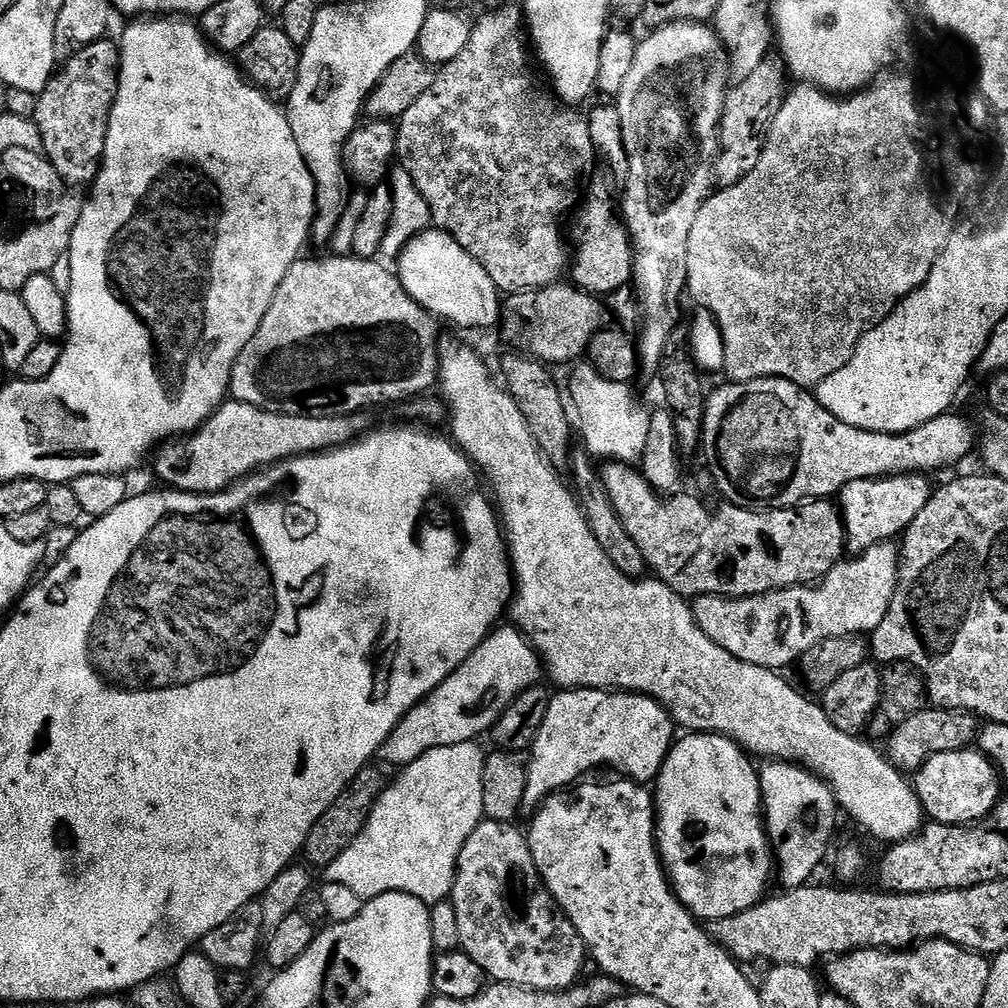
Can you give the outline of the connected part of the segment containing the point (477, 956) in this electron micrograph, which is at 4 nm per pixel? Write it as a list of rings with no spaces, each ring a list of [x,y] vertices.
[[[485,818],[480,821],[479,826],[474,830],[474,834],[470,834],[470,838],[466,838],[466,846],[456,863],[456,881],[452,887],[450,897],[454,910],[458,913],[460,948],[471,960],[478,962],[478,966],[482,966],[485,977],[489,981],[498,984],[517,984],[518,986],[537,988],[538,990],[546,990],[547,992],[559,992],[562,988],[572,987],[573,984],[581,979],[582,973],[580,971],[584,968],[584,956],[586,960],[584,939],[578,934],[578,930],[574,930],[574,922],[570,922],[568,915],[560,909],[560,904],[550,894],[548,887],[544,885],[544,880],[541,878],[540,872],[536,869],[536,863],[528,845],[528,837],[523,831],[519,832],[515,828],[516,826],[512,822]]]

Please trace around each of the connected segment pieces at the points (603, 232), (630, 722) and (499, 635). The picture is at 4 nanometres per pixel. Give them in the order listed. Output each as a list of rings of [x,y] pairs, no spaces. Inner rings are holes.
[[[595,176],[587,181],[588,193],[585,196],[583,193],[582,203],[578,208],[580,217],[572,228],[573,238],[580,243],[580,257],[577,260],[575,257],[570,276],[577,288],[606,298],[614,290],[627,288],[633,283],[632,267],[636,264],[636,258],[625,221],[618,215],[617,205],[616,208],[612,205],[612,196],[608,193],[609,177]]]
[[[570,688],[557,691],[550,702],[550,710],[546,710],[546,722],[542,722],[536,741],[530,749],[524,808],[539,808],[549,796],[555,796],[561,790],[573,787],[587,777],[584,776],[587,772],[592,772],[603,764],[608,768],[617,768],[620,771],[617,773],[637,782],[655,781],[677,736],[678,728],[671,713],[652,696],[602,688]]]
[[[500,626],[489,632],[487,638],[478,646],[478,650],[474,650],[474,654],[470,654],[470,658],[466,658],[466,662],[460,664],[458,670],[454,670],[454,674],[445,678],[421,704],[416,704],[404,715],[388,741],[380,747],[378,756],[379,759],[385,760],[385,765],[412,764],[418,758],[422,758],[422,754],[435,748],[479,741],[479,736],[483,732],[484,735],[491,733],[492,727],[500,721],[500,717],[514,702],[514,698],[518,698],[526,689],[535,688],[541,683],[540,675],[545,675],[546,668],[531,639],[515,626],[504,627]]]

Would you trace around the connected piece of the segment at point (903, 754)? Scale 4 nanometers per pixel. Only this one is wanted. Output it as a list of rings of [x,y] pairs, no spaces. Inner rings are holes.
[[[929,706],[918,714],[910,714],[906,722],[893,728],[886,740],[886,755],[896,769],[905,774],[915,774],[925,762],[934,758],[934,754],[950,754],[954,750],[972,748],[977,743],[981,727],[981,717],[974,712]]]

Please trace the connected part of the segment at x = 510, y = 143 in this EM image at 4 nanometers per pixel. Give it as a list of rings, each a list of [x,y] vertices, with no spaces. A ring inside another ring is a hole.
[[[508,2],[501,3],[500,7],[495,10],[488,10],[483,13],[485,16],[480,21],[475,21],[472,24],[472,33],[470,34],[470,42],[466,42],[466,50],[462,50],[462,54],[458,54],[458,58],[454,58],[454,62],[443,65],[436,72],[436,81],[430,86],[430,90],[426,90],[426,94],[422,94],[422,98],[418,98],[418,102],[414,102],[414,106],[410,106],[410,110],[406,110],[406,114],[402,114],[398,117],[398,123],[395,125],[396,129],[396,154],[398,157],[399,167],[405,168],[410,174],[410,178],[414,178],[414,182],[418,186],[418,190],[422,194],[422,198],[426,198],[426,202],[430,206],[432,211],[432,224],[437,229],[443,232],[448,232],[449,235],[453,236],[462,247],[469,252],[477,260],[478,263],[485,268],[486,273],[490,274],[490,278],[496,283],[497,288],[501,293],[511,294],[513,292],[527,292],[529,288],[544,288],[547,284],[555,284],[561,279],[560,276],[569,271],[570,268],[570,256],[568,260],[568,248],[564,245],[564,240],[560,237],[560,219],[567,214],[568,211],[575,209],[578,204],[578,192],[576,196],[576,187],[581,184],[582,181],[593,171],[592,163],[598,160],[598,153],[594,146],[594,142],[591,140],[590,126],[588,125],[588,117],[584,112],[580,113],[575,107],[569,106],[561,102],[547,87],[543,88],[538,81],[532,80],[532,68],[528,65],[528,52],[530,56],[530,44],[526,39],[526,17],[524,15],[524,9],[519,3],[508,4]]]

